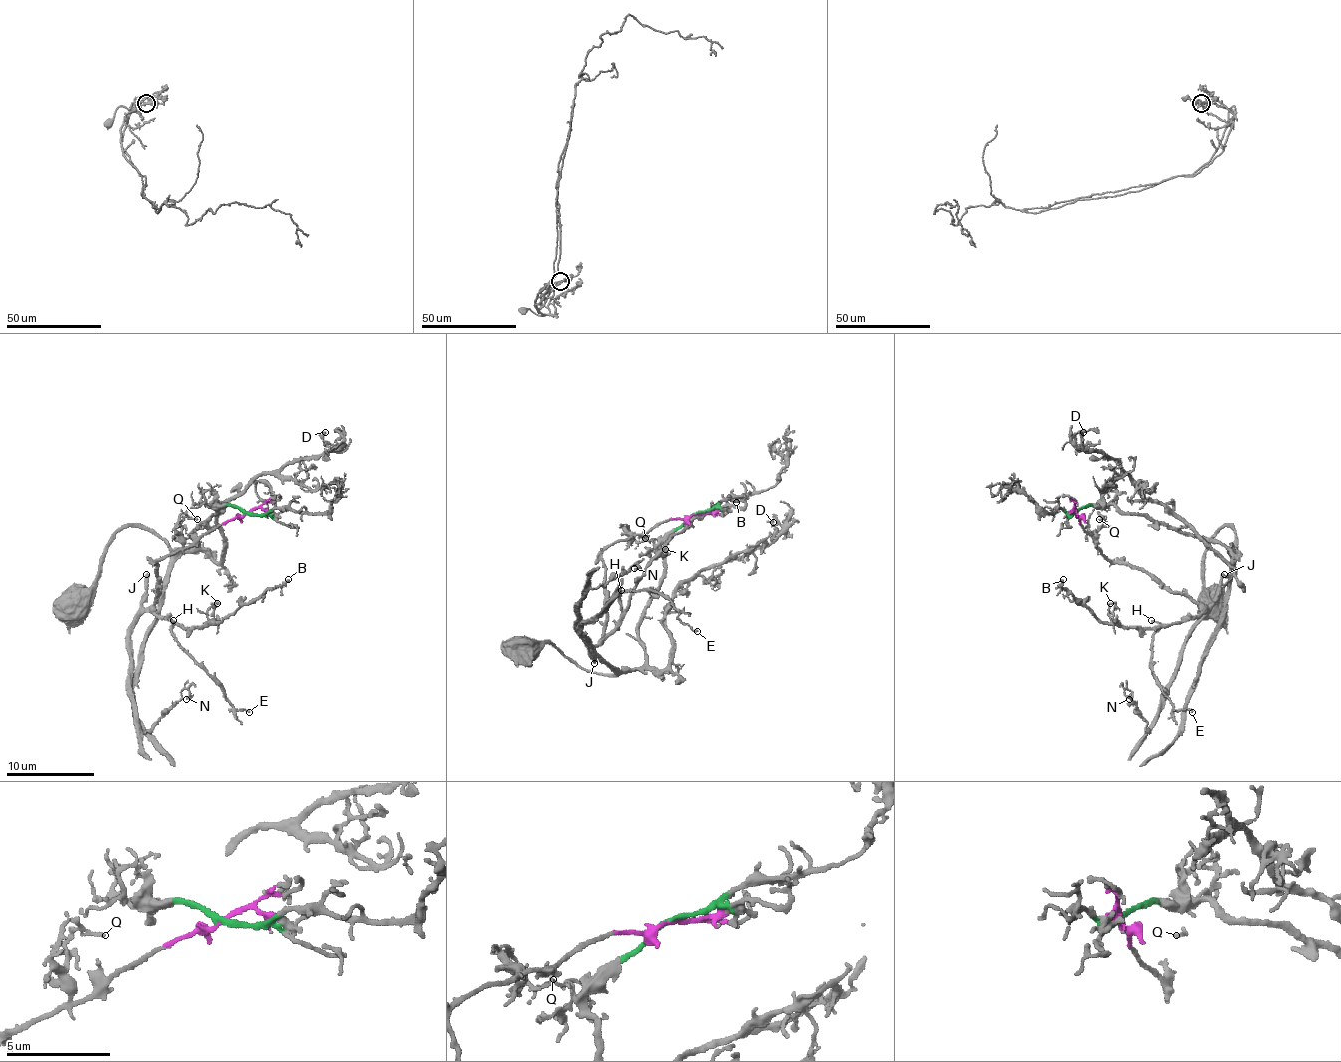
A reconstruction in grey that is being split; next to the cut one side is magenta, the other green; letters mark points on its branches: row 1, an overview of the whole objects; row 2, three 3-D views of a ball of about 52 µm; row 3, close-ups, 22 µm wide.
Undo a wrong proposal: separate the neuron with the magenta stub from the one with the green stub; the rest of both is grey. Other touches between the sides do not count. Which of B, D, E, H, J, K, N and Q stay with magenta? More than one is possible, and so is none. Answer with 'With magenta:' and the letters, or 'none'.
With magenta: B, E, H, J, K, N, Q

